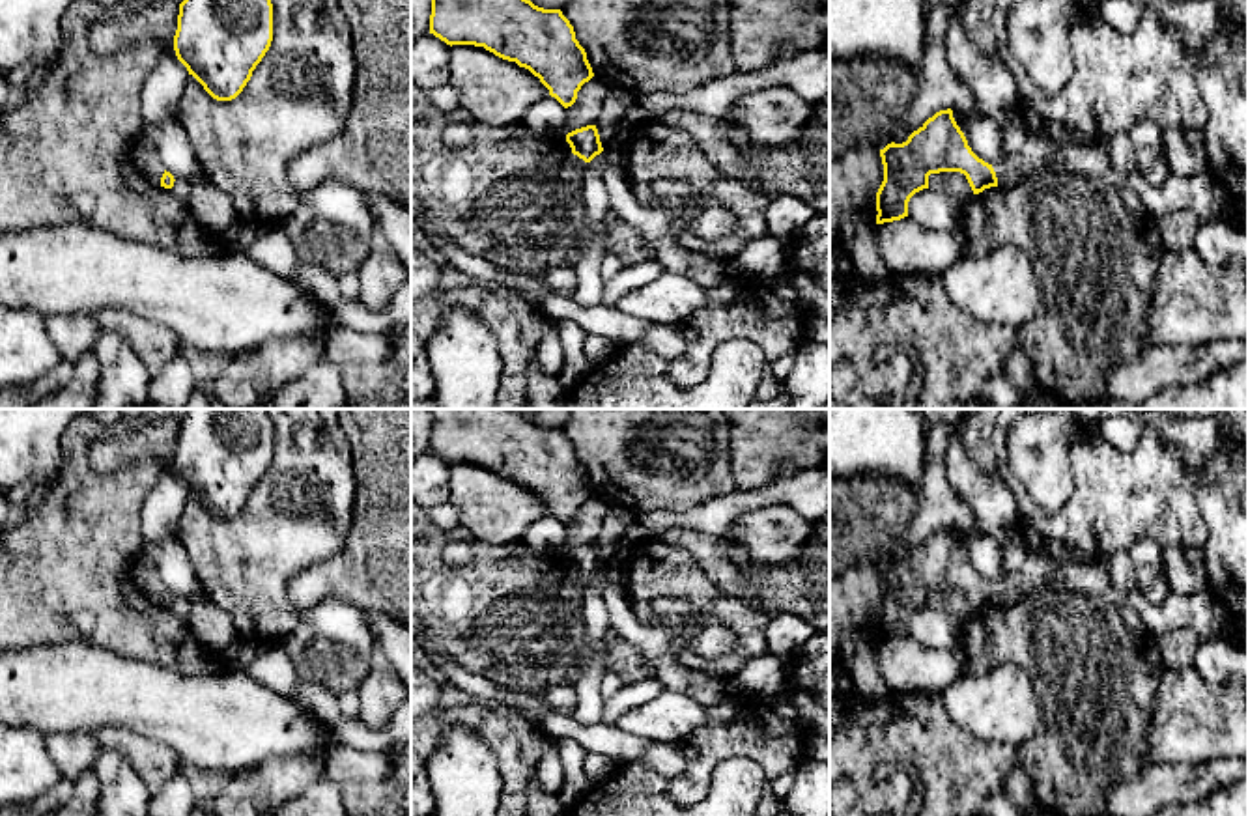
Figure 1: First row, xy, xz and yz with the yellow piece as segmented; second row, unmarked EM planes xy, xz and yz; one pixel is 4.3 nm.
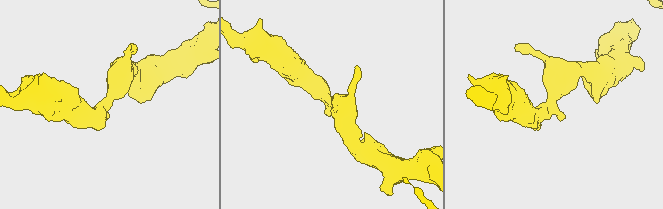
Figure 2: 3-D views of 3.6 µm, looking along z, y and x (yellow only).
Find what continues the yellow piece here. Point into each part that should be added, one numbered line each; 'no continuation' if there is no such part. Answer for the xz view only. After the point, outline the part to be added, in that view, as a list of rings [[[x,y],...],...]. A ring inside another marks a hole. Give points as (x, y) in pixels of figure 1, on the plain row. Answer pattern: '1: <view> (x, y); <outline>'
1: xz (574, 587); [[[570,571],[564,581],[562,581],[562,596],[581,603],[587,583],[583,577],[579,577],[577,573]]]

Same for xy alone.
1: xy (148, 581); [[[140,570],[136,573],[136,588],[151,601],[161,603],[164,583],[155,570]]]

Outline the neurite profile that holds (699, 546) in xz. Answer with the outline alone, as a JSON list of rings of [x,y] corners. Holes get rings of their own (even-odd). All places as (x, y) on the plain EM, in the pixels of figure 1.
[[[830,514],[813,521],[813,532],[798,556],[781,566],[736,560],[727,536],[673,527],[659,540],[686,549],[727,596],[770,612],[800,616],[818,631],[830,631]]]

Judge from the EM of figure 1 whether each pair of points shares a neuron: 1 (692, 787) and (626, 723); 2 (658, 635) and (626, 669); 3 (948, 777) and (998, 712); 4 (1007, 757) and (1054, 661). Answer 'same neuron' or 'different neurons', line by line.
1: different neurons
2: different neurons
3: different neurons
4: different neurons

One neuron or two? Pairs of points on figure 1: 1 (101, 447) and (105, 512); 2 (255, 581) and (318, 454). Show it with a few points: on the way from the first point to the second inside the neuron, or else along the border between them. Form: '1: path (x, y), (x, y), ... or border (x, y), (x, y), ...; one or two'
1: border (90, 441), (90, 464), (103, 475); two
2: path (262, 549), (288, 523), (299, 486); one

